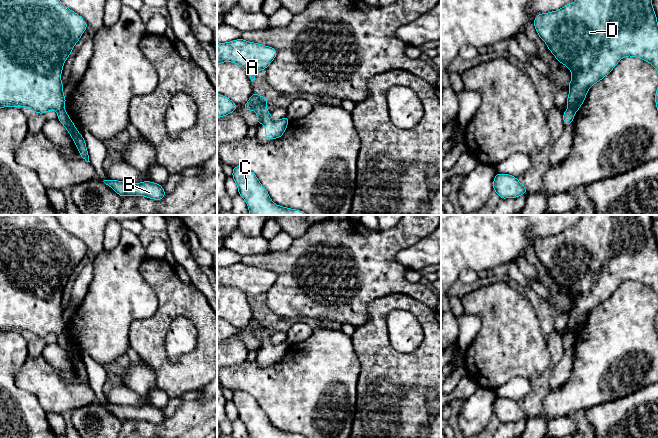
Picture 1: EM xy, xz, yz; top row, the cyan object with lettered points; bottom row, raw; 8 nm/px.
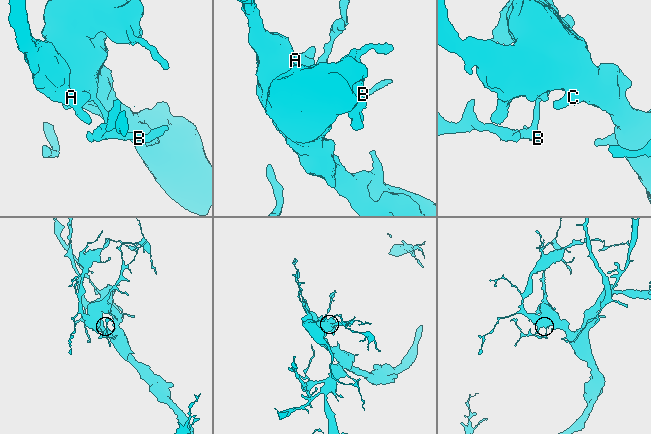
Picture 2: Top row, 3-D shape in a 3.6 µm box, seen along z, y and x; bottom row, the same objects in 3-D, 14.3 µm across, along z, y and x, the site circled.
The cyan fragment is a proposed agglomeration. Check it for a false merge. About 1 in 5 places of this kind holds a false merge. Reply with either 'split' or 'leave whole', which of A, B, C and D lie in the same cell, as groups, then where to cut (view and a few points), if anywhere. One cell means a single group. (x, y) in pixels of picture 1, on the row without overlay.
leave whole | A B C D | no cut

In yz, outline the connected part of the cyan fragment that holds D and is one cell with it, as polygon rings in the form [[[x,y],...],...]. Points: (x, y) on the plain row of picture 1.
[[[581,215],[578,223],[559,234],[538,238],[533,245],[536,256],[548,273],[572,297],[567,322],[568,333],[563,337],[564,349],[574,345],[574,338],[584,327],[589,312],[607,300],[626,280],[647,285],[658,296],[658,246],[652,230],[651,215]]]

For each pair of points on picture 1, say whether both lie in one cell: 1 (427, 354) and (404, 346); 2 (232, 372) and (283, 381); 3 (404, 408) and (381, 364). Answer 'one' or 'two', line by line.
1: two
2: one
3: one

